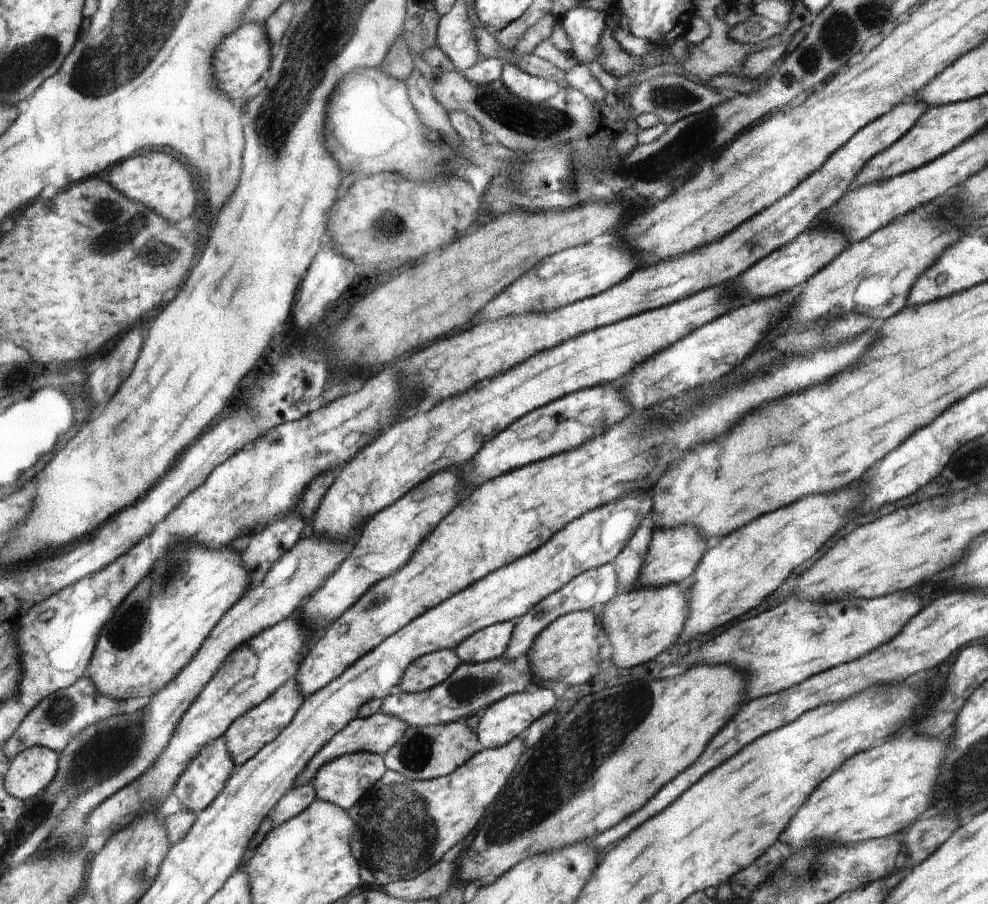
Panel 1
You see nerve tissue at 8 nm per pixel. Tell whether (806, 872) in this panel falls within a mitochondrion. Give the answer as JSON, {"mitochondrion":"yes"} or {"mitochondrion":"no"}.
{"mitochondrion":"yes"}

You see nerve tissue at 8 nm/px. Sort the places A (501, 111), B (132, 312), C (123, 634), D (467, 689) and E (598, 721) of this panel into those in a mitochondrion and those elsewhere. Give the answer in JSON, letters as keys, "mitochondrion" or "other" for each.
{"A":"mitochondrion","B":"other","C":"mitochondrion","D":"mitochondrion","E":"mitochondrion"}

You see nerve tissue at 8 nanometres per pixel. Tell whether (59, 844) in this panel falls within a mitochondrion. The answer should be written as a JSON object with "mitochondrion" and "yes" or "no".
{"mitochondrion":"no"}

